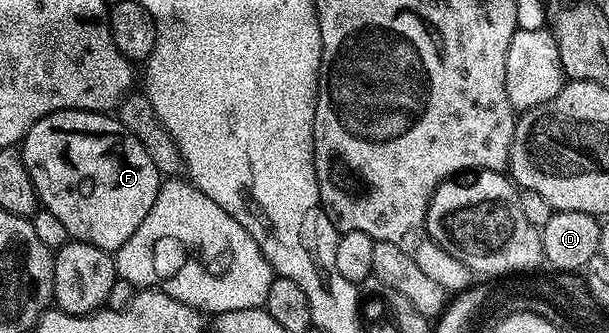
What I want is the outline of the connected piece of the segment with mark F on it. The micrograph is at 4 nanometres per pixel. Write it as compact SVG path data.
M57 111L52 113L48 117L36 121L36 125L32 125L32 129L20 144L20 154L34 182L39 204L45 211L52 213L56 217L56 221L64 224L64 229L68 229L71 240L79 243L91 243L105 251L118 252L124 245L124 241L128 241L128 237L132 237L132 233L136 233L136 229L140 229L140 221L144 221L144 217L148 217L148 209L152 209L152 201L156 201L156 193L160 186L160 176L156 165L152 165L152 157L148 157L148 153L144 153L144 145L140 145L140 141L136 141L136 137L132 137L132 133L128 133L122 120L113 114L100 111Z

